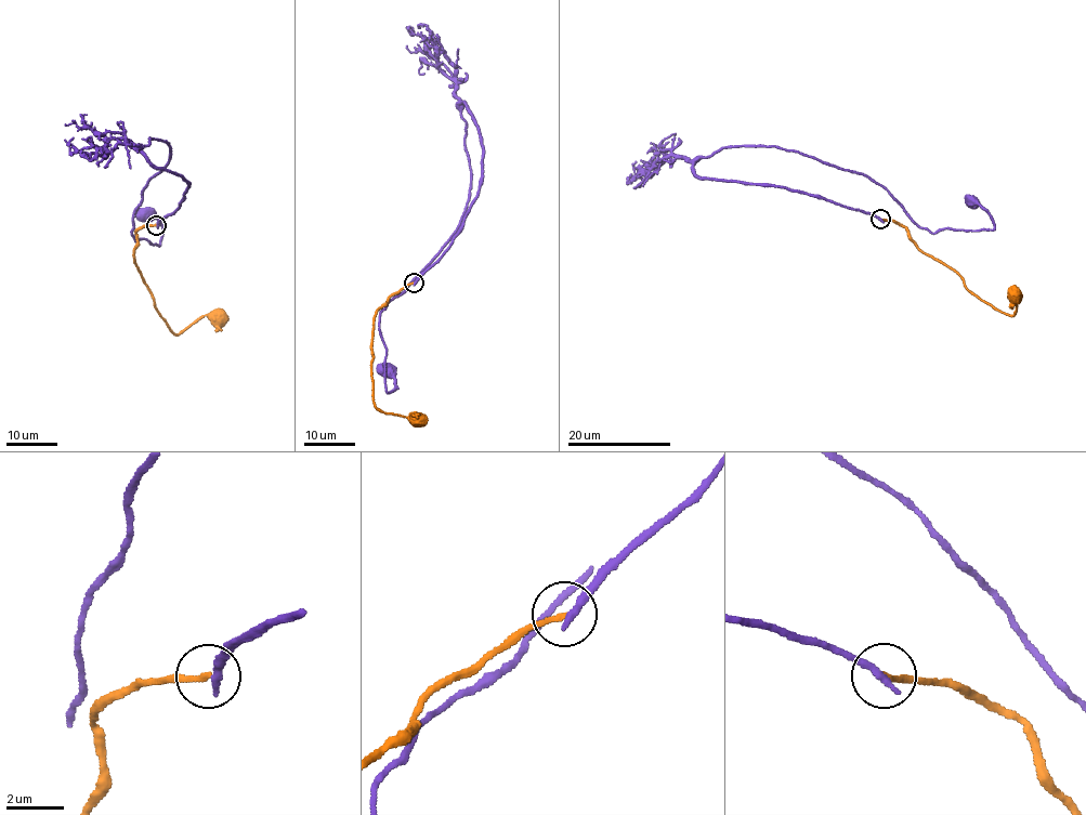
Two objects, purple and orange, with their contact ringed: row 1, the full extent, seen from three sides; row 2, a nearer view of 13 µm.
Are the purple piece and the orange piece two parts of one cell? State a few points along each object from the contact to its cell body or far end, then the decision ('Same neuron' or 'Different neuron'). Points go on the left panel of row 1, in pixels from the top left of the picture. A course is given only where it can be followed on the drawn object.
Course of purple: (156, 225), (188, 185), (141, 146), (164, 141), (167, 166), (132, 234), (160, 245), (160, 223), (135, 212). Course of orange: (156, 225), (139, 228), (133, 254), (157, 311), (170, 329), (175, 334), (205, 315), (229, 319). Different neuron

